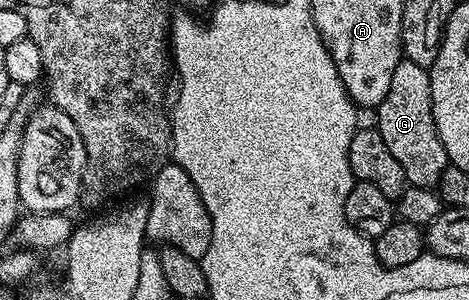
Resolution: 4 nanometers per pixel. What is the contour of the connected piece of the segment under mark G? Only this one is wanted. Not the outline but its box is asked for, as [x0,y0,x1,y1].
[374,60,450,189]

